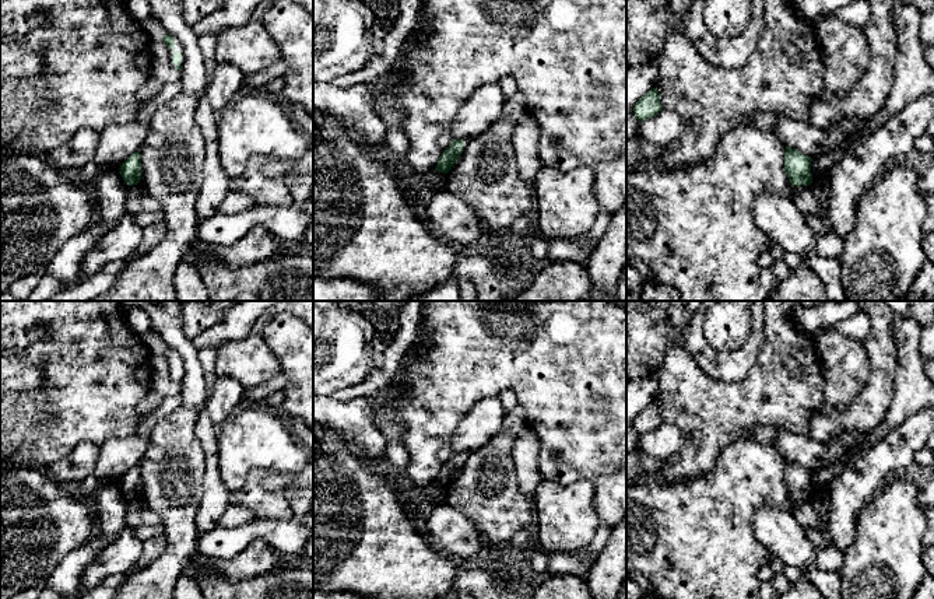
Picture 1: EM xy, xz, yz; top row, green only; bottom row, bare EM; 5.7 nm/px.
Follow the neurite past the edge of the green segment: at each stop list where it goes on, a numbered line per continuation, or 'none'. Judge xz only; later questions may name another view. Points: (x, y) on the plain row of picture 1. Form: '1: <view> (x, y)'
none

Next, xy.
1: xy (178, 360)

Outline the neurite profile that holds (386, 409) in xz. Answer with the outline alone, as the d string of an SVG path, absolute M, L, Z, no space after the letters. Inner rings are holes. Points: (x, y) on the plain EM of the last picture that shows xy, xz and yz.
M398 388L387 395L373 399L373 423L387 441L404 445L405 428L400 424L398 416L405 396Z

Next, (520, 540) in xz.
M527 528L519 530L510 540L510 549L513 551L524 551L531 546L531 540Z

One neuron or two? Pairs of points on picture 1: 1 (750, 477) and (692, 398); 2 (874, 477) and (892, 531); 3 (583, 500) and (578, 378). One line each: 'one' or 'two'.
1: two
2: two
3: two

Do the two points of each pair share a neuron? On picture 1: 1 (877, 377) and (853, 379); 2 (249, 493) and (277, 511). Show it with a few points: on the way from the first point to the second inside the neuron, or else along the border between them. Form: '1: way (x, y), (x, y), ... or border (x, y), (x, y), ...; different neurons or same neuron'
1: border (866, 346), (868, 378), (866, 385), (848, 405); different neurons
2: way (256, 497), (270, 505); same neuron

